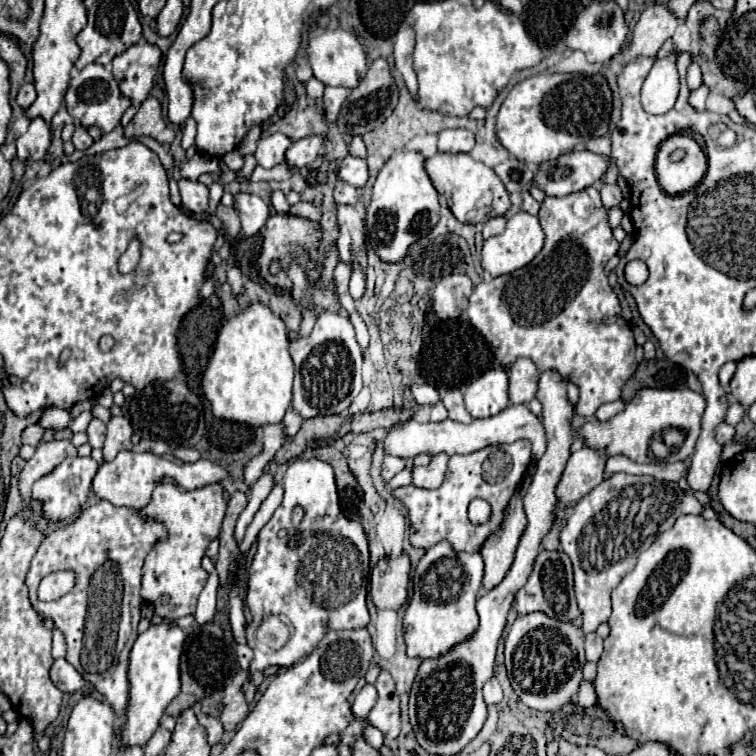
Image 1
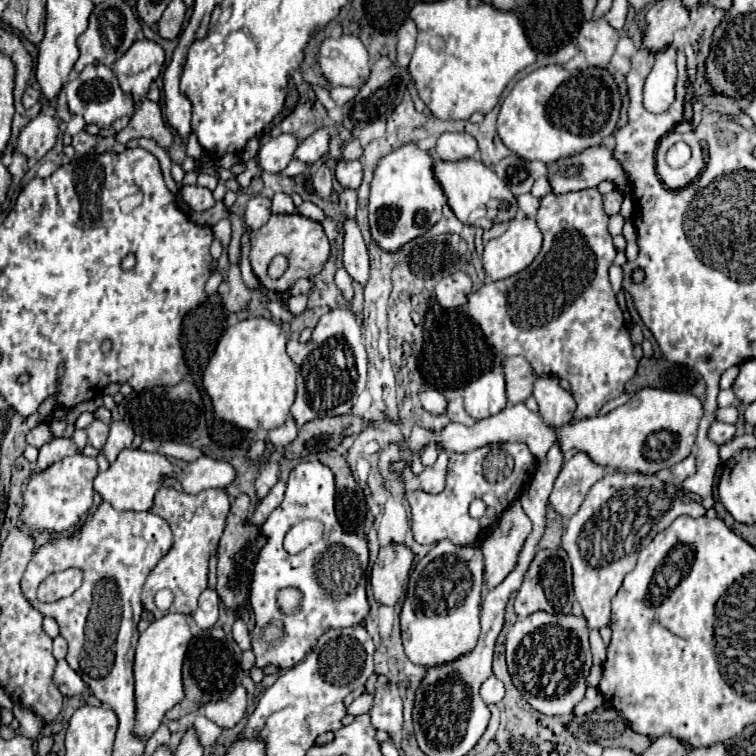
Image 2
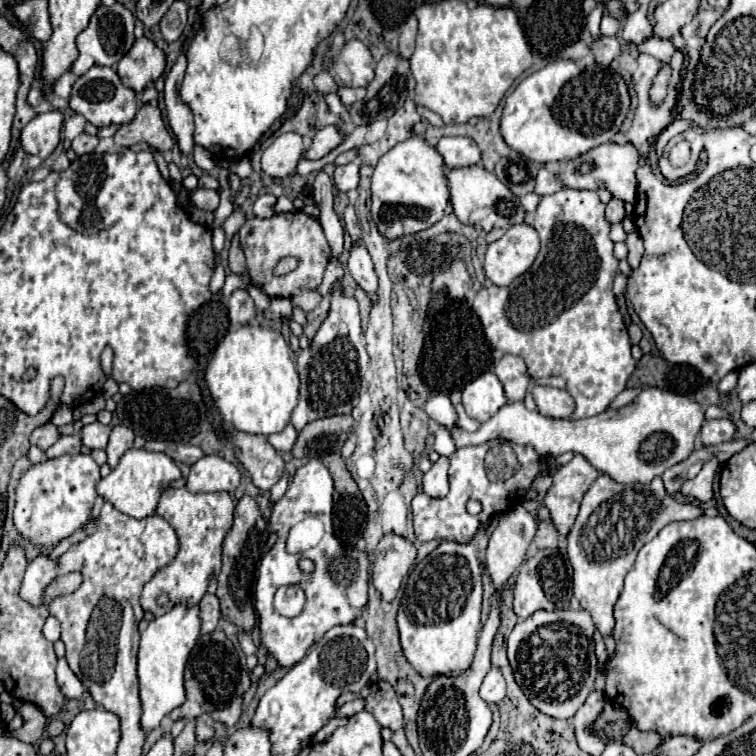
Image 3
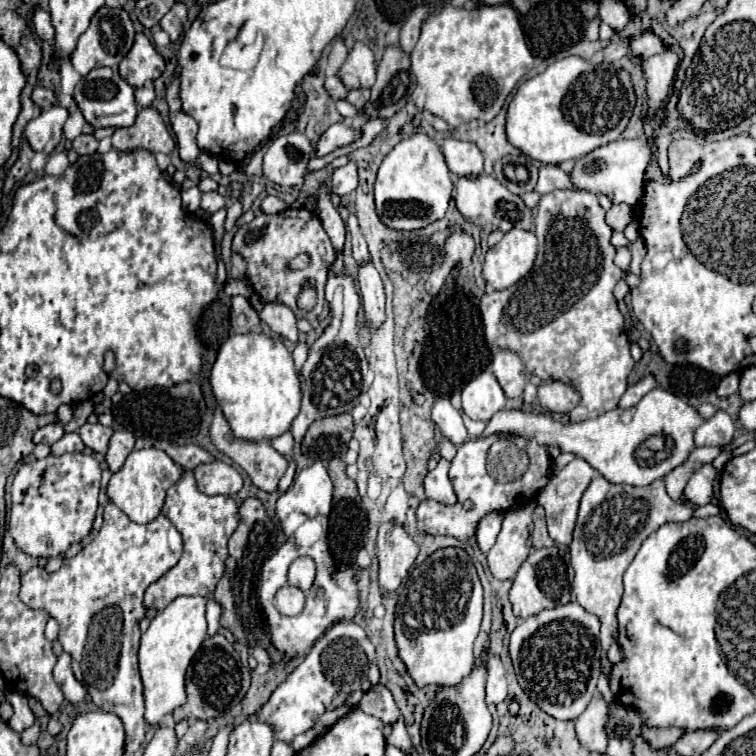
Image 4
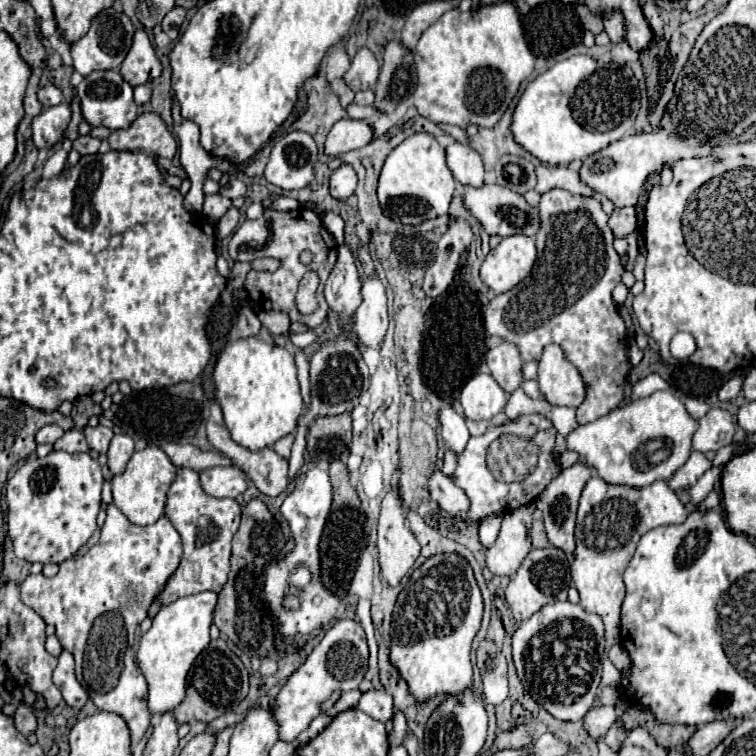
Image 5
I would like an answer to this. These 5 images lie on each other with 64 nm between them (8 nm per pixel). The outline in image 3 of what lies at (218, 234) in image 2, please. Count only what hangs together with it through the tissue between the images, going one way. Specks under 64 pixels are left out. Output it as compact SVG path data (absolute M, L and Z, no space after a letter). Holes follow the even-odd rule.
M233 212L223 224L223 230L226 237L231 239L246 222L246 220L246 215L243 212Z

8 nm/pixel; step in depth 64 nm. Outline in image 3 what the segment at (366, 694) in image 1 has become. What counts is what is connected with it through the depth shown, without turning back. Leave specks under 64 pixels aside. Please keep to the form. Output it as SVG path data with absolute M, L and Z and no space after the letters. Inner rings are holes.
M356 698L356 700L352 700L352 702L344 704L344 706L340 706L336 714L338 714L338 716L354 716L354 714L358 714L358 712L364 710L364 704L366 704L364 698Z

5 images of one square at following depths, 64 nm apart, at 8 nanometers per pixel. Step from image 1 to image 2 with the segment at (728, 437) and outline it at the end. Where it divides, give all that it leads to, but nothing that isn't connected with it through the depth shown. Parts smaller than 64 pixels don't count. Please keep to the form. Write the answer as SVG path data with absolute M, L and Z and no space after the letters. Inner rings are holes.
M714 422L708 430L708 438L716 444L726 444L734 438L734 426L726 422Z

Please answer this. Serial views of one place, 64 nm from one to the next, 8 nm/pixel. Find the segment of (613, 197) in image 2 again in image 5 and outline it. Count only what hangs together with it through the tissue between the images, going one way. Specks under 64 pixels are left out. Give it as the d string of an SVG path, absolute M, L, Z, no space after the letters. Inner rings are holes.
M630 206L614 208L614 212L610 214L610 220L608 220L608 226L614 232L614 236L620 236L620 238L634 232L636 230L636 212L634 212L634 208L630 208Z

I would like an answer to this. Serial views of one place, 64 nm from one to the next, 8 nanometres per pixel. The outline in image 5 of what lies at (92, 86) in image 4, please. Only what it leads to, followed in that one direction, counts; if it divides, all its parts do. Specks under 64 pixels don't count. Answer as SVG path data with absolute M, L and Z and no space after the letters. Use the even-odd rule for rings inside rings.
M100 70L84 76L84 80L76 86L76 96L80 98L82 116L90 126L106 126L110 130L128 128L138 116L138 106L132 98L132 86L120 76L118 70Z

